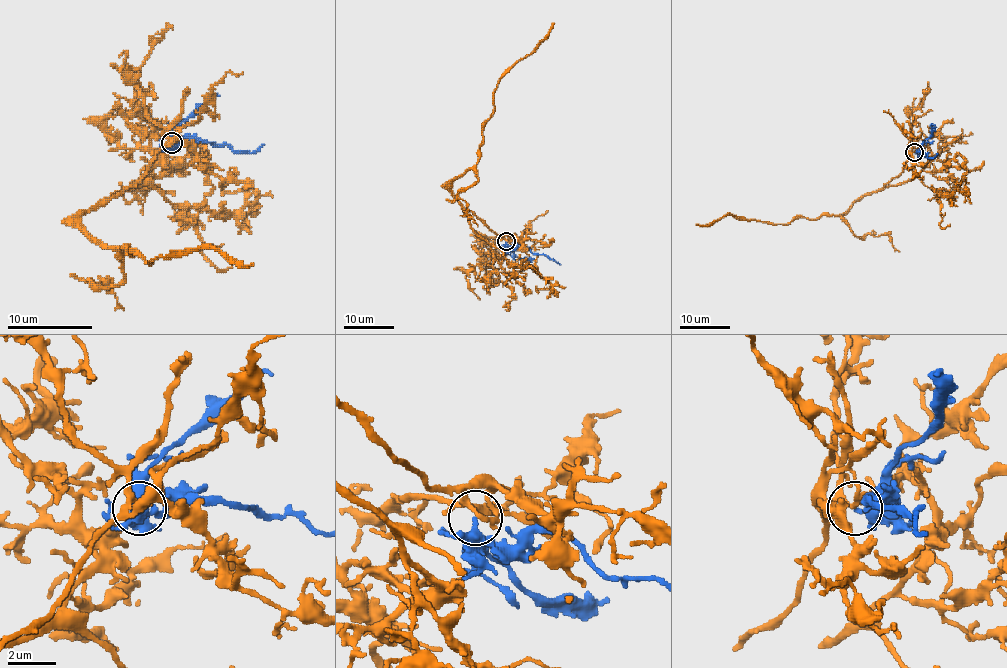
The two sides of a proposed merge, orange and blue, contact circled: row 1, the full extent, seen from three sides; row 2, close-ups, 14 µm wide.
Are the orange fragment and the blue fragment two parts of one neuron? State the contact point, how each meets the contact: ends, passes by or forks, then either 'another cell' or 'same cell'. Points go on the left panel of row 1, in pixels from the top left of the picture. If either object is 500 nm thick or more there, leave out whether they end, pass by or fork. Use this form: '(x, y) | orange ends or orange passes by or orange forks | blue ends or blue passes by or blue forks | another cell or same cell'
(172, 143) | orange forks | blue passes by | same cell

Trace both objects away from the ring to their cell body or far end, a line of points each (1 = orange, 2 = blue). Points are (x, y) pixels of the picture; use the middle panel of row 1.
1: (506, 242), (462, 205), (451, 184), (476, 164), (482, 125), (494, 108), (498, 82), (531, 52), (554, 23)
2: (506, 242), (509, 247), (524, 244), (533, 253), (544, 254), (560, 264)

